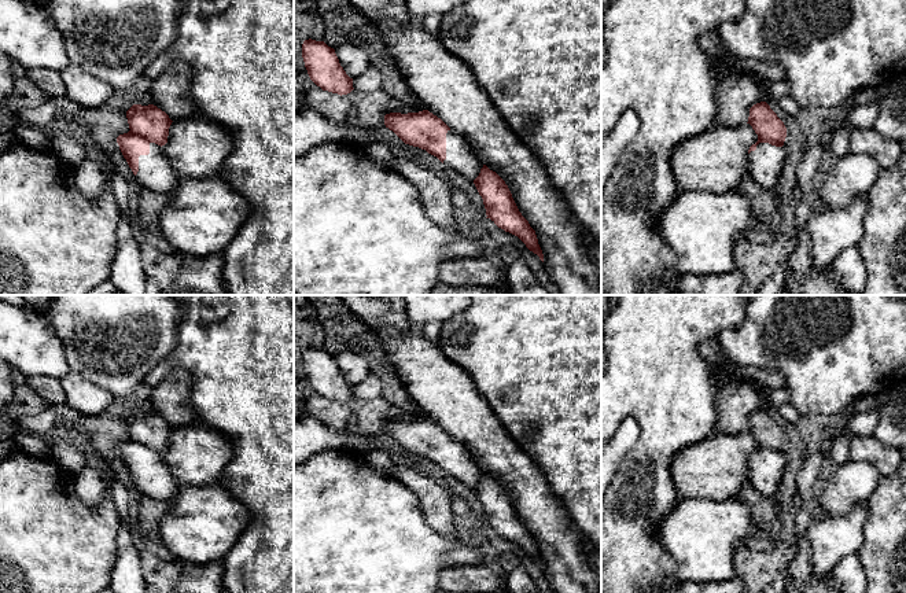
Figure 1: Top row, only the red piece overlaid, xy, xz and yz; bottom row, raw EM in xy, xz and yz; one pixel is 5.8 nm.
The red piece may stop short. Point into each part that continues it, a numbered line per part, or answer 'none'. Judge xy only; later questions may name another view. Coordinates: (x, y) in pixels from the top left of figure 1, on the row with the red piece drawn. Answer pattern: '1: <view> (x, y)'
1: xy (155, 173)

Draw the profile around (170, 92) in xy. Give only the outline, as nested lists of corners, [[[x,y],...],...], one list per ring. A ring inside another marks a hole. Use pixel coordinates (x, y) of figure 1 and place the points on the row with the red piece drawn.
[[[174,60],[165,73],[151,81],[151,102],[165,111],[172,121],[196,114],[192,91],[192,70],[184,60]]]

